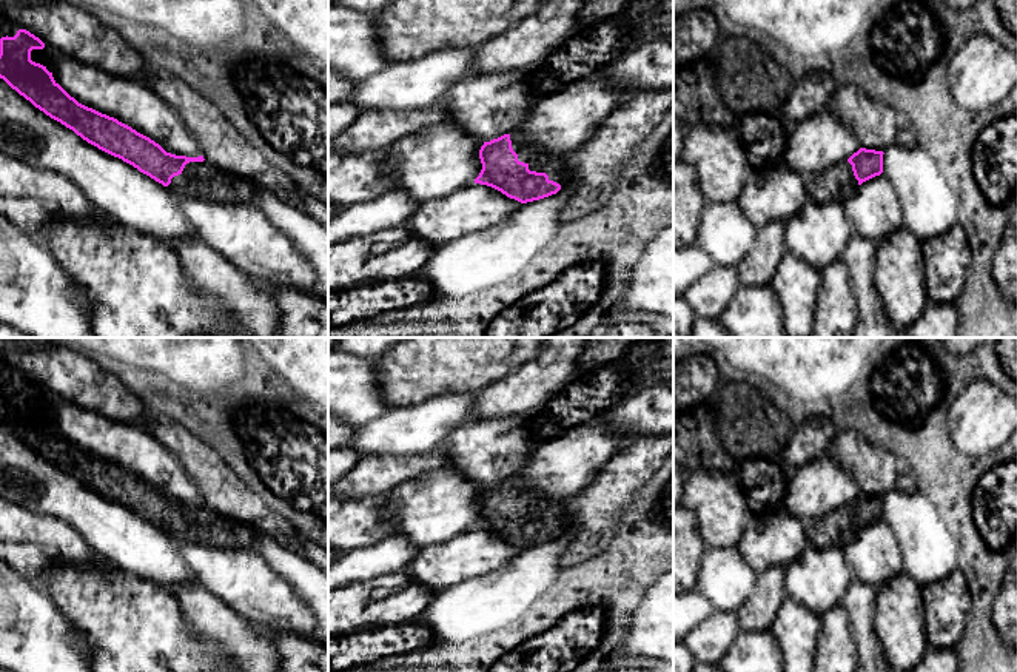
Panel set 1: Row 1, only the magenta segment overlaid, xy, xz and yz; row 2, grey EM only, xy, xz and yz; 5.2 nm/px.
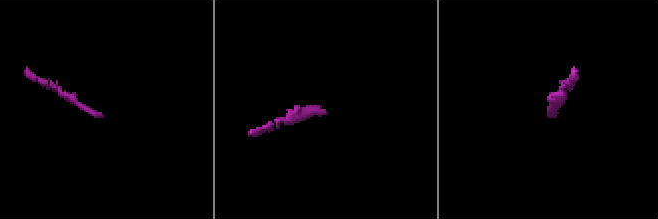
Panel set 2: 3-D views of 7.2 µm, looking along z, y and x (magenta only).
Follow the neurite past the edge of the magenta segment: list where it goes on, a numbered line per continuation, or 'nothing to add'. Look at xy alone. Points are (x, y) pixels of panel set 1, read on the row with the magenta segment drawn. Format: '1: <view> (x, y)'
1: xy (8, 26)
2: xy (43, 56)
3: xy (204, 181)

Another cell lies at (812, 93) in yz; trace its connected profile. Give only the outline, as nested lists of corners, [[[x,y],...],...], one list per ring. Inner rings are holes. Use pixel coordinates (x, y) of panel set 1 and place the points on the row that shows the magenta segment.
[[[823,71],[809,72],[792,86],[780,117],[790,129],[823,108],[827,108],[835,89],[837,83],[829,74]]]

